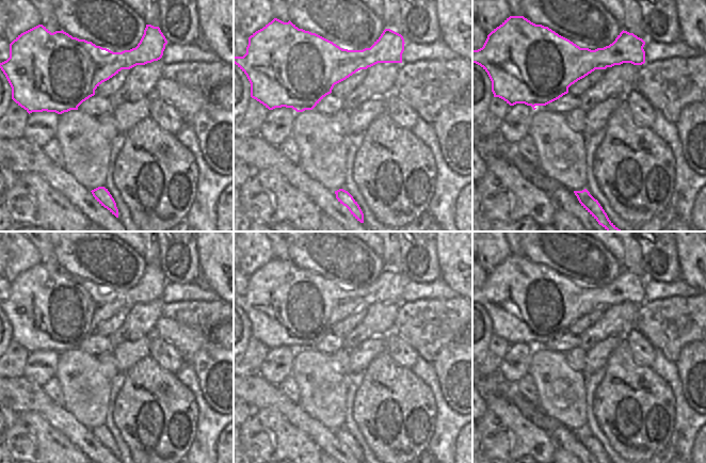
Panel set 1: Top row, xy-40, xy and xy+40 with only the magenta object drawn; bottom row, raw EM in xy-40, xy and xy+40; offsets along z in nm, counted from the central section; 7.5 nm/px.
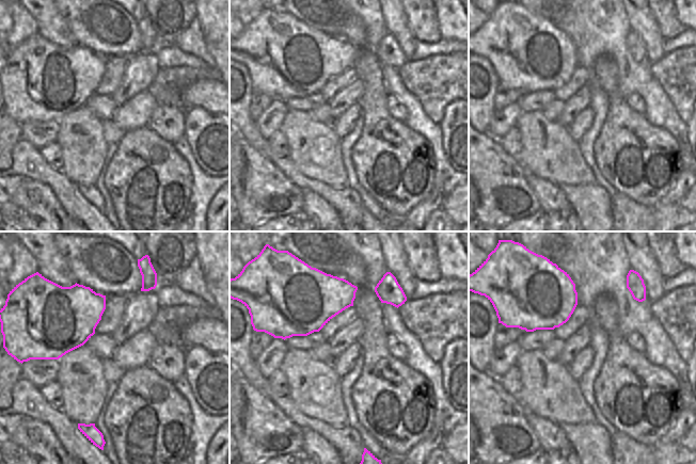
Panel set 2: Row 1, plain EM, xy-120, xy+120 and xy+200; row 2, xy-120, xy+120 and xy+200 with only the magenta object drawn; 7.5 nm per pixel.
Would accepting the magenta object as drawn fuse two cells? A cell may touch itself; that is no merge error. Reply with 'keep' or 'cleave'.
cleave

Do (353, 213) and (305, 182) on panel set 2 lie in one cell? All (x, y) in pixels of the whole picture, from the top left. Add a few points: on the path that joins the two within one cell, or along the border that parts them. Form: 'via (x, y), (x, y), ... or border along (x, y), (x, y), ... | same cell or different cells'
via (342, 202), (336, 196), (317, 187) | same cell

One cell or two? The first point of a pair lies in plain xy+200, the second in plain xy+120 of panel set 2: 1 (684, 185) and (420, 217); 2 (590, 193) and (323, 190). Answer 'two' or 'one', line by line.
1: one
2: one

